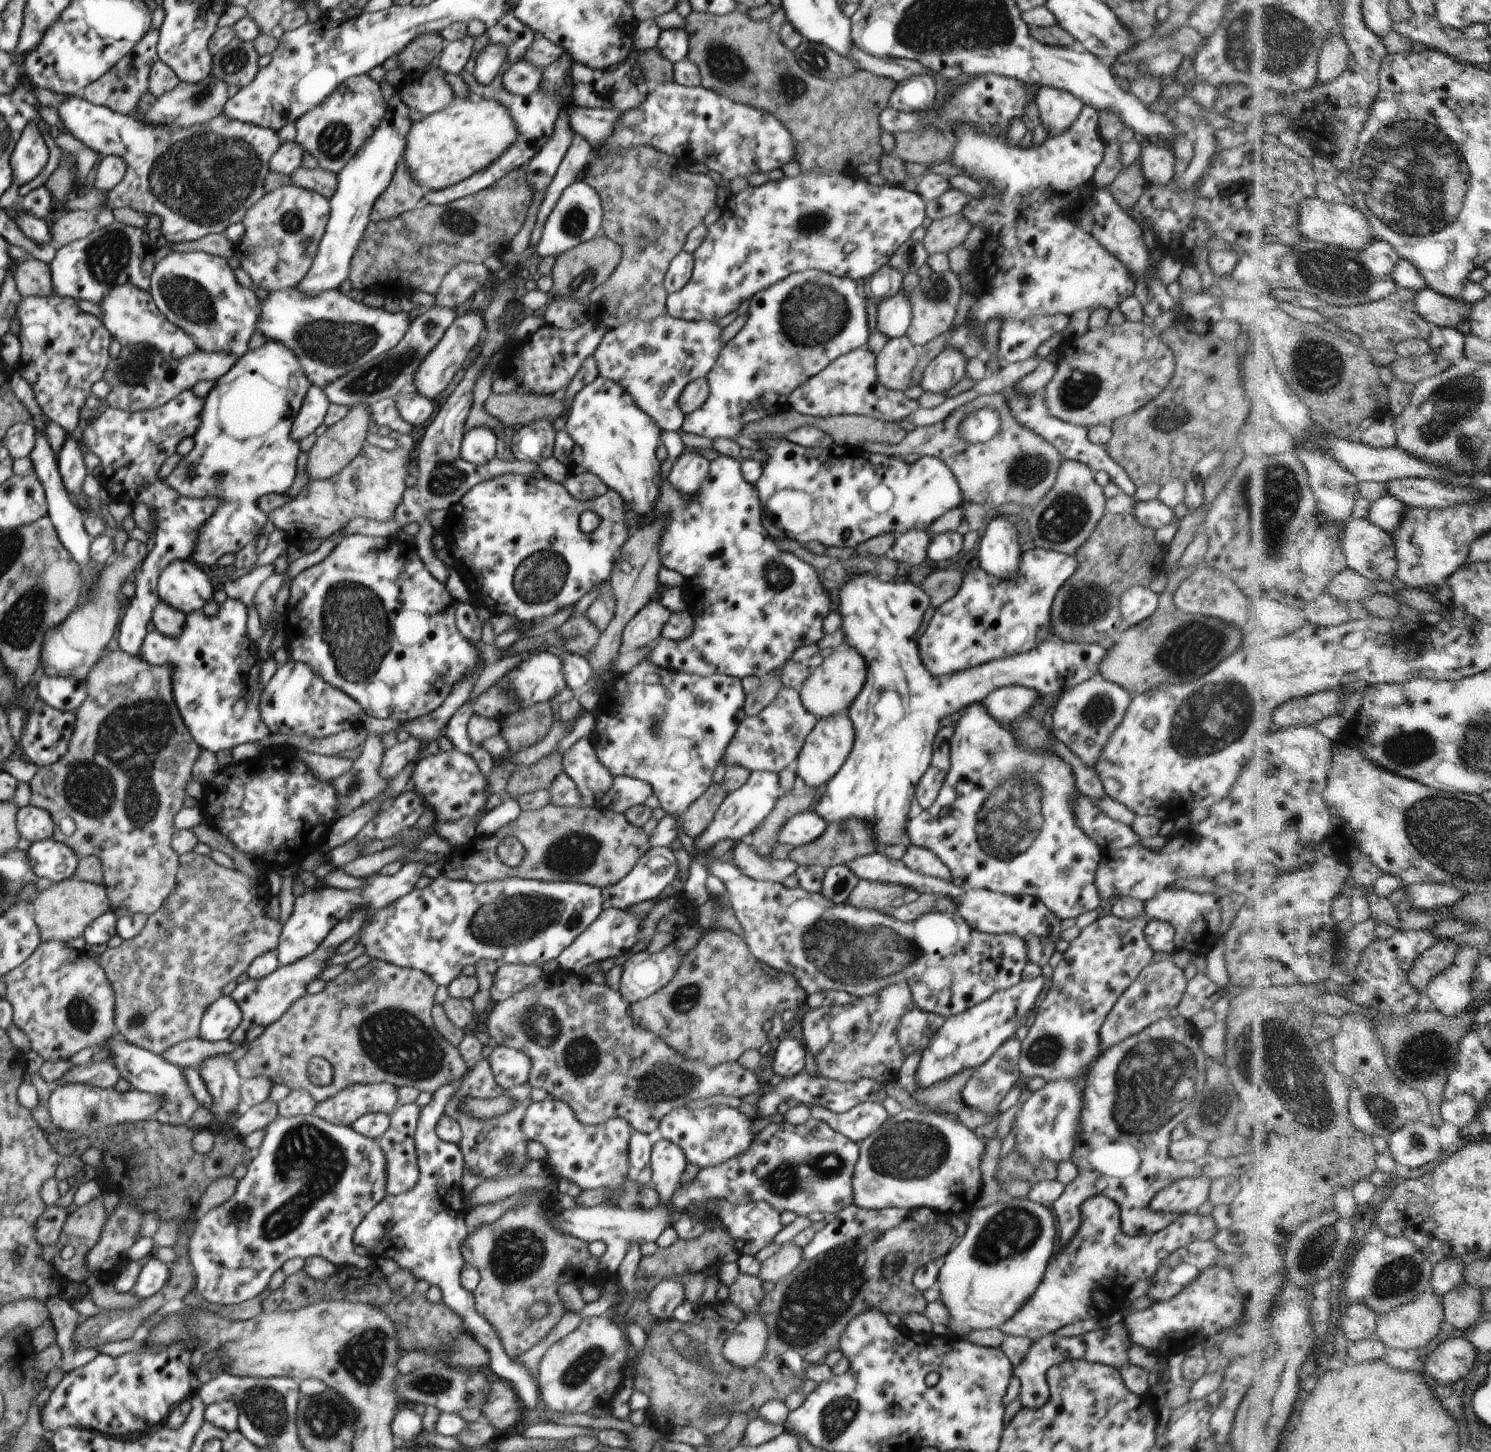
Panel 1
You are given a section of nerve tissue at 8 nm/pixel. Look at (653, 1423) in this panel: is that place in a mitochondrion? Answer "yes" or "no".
no

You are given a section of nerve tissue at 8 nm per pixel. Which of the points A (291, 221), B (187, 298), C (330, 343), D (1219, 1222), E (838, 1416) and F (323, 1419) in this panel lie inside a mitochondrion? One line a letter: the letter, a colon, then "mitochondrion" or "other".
A: mitochondrion
B: mitochondrion
C: mitochondrion
D: other
E: mitochondrion
F: mitochondrion

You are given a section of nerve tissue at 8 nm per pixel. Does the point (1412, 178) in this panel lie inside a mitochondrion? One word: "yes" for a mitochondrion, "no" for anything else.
yes

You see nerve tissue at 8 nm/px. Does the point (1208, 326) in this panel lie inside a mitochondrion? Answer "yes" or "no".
no

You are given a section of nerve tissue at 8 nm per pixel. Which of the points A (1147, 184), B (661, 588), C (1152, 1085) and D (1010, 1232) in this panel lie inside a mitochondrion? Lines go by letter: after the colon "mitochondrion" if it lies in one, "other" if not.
A: other
B: other
C: mitochondrion
D: mitochondrion

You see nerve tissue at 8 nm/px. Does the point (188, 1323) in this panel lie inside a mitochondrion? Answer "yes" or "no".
yes

